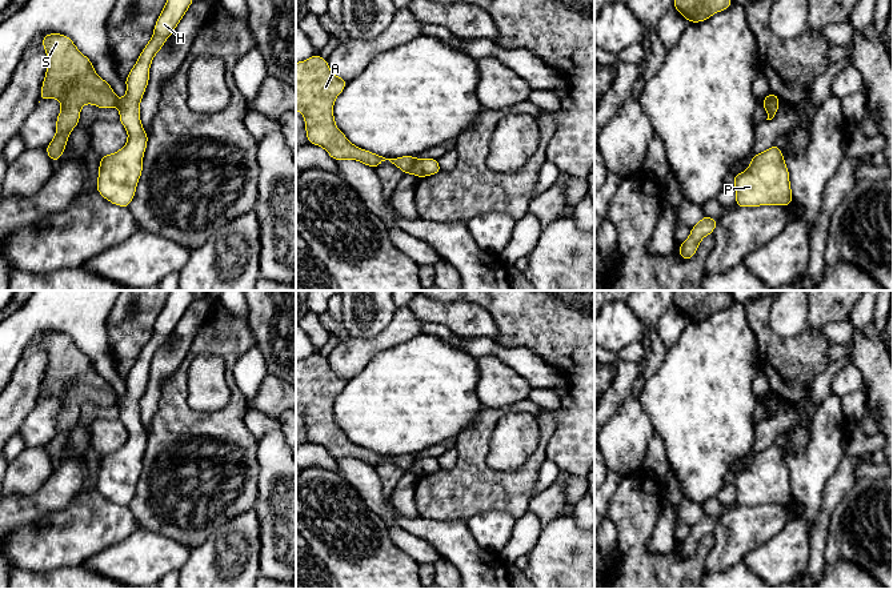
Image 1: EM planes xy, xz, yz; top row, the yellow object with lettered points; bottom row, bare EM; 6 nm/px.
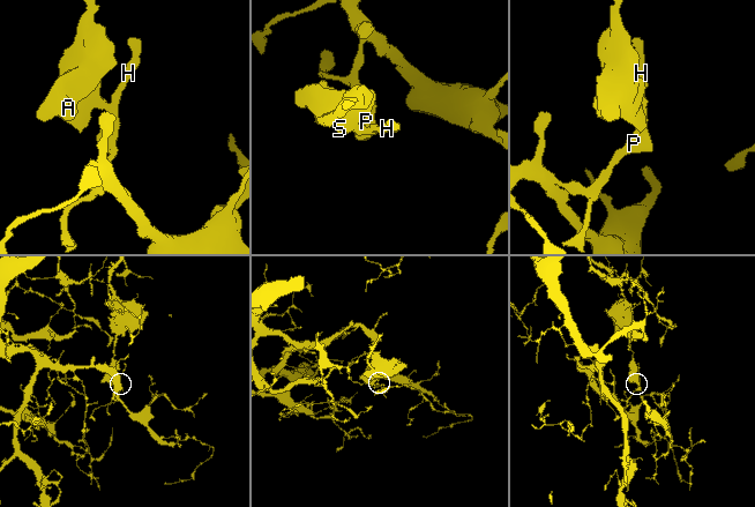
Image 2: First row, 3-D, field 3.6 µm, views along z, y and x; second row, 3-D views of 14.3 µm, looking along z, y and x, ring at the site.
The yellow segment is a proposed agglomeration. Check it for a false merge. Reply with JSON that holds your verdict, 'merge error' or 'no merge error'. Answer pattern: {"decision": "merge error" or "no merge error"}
{"decision": "merge error"}

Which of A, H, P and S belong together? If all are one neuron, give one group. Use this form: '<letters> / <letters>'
A S / H P

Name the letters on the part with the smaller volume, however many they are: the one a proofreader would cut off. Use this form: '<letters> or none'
A, S

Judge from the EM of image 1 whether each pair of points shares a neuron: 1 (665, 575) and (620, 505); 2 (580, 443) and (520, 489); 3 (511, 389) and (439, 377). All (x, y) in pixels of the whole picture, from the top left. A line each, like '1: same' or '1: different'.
1: same
2: different
3: different

